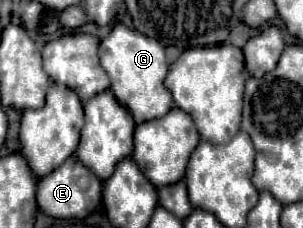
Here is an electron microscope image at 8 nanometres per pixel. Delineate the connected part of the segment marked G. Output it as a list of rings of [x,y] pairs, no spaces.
[[[117,23],[113,31],[101,41],[99,59],[101,67],[111,79],[113,95],[123,107],[127,107],[133,113],[135,123],[157,119],[173,107],[169,89],[165,89],[163,85],[169,65],[165,59],[165,49],[157,39],[151,39],[139,31],[125,27],[123,23]]]

